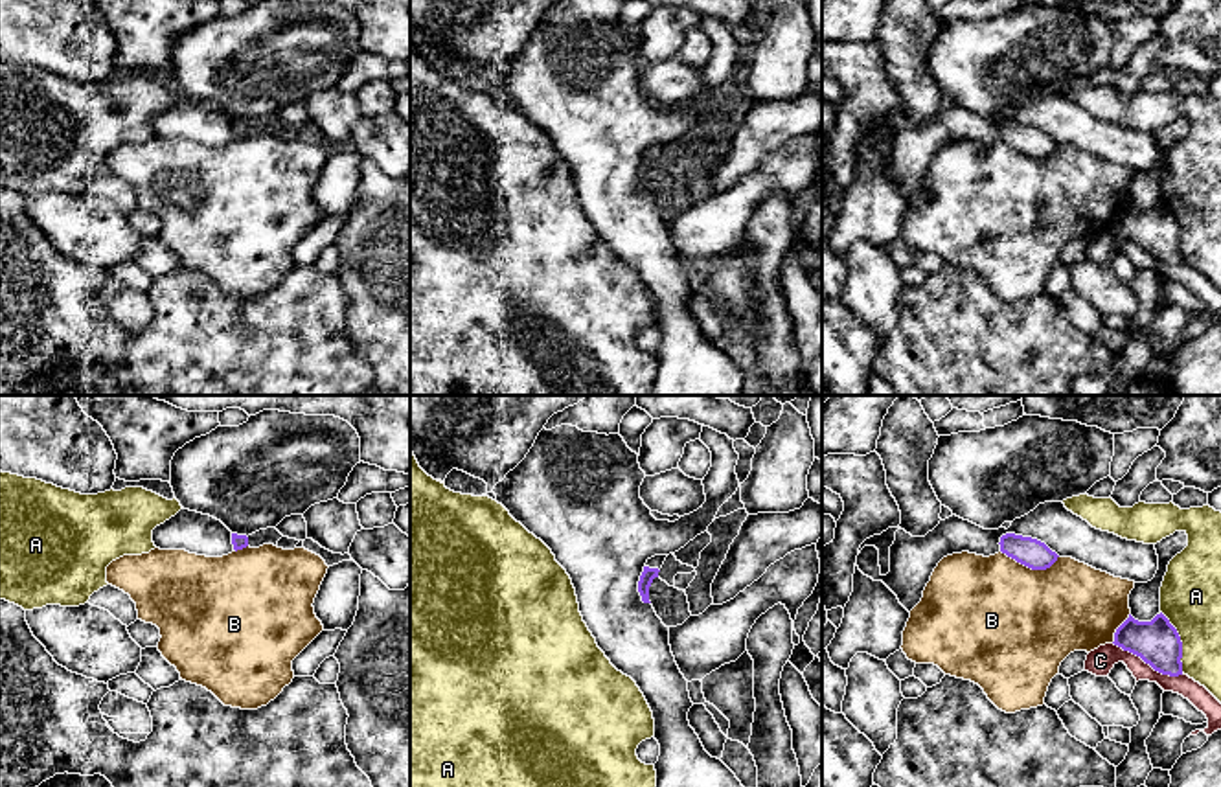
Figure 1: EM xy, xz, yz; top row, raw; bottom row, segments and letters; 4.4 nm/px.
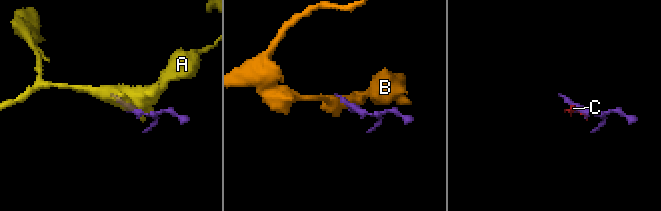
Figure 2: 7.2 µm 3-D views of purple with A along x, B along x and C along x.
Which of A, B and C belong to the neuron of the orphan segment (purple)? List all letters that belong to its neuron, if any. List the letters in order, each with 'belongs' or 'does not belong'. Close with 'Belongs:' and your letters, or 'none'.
A: does not belong
B: does not belong
C: does not belong
Belongs: none

